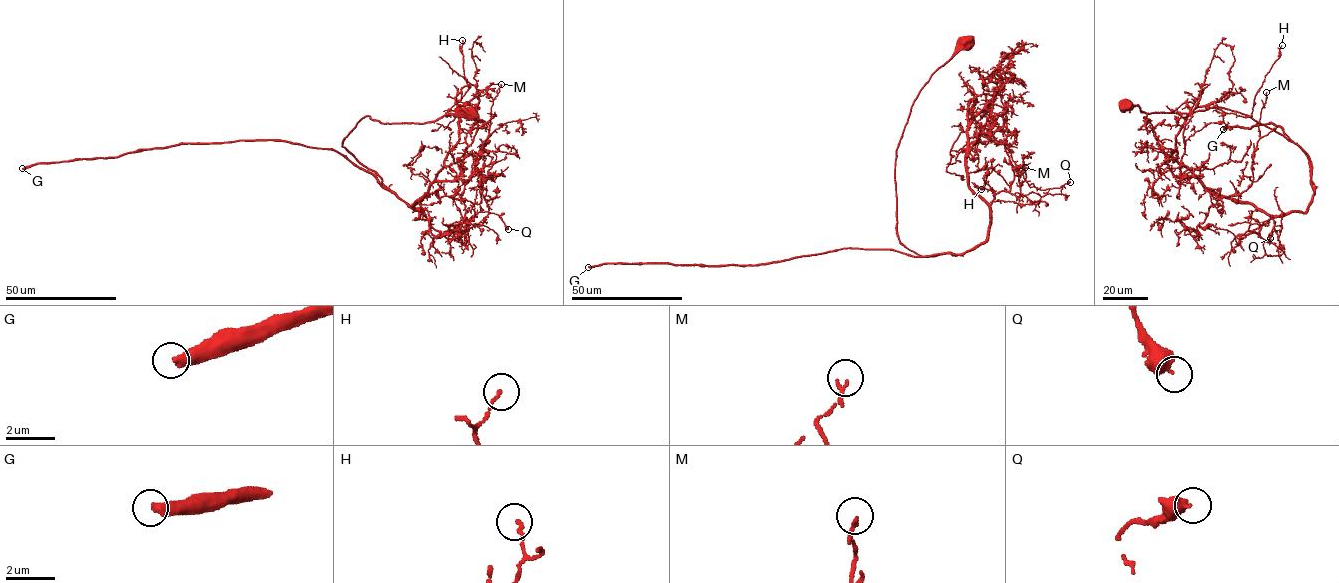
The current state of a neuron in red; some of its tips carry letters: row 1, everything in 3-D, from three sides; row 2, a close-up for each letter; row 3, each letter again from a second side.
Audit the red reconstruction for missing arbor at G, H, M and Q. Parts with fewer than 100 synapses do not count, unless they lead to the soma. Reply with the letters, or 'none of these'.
G

